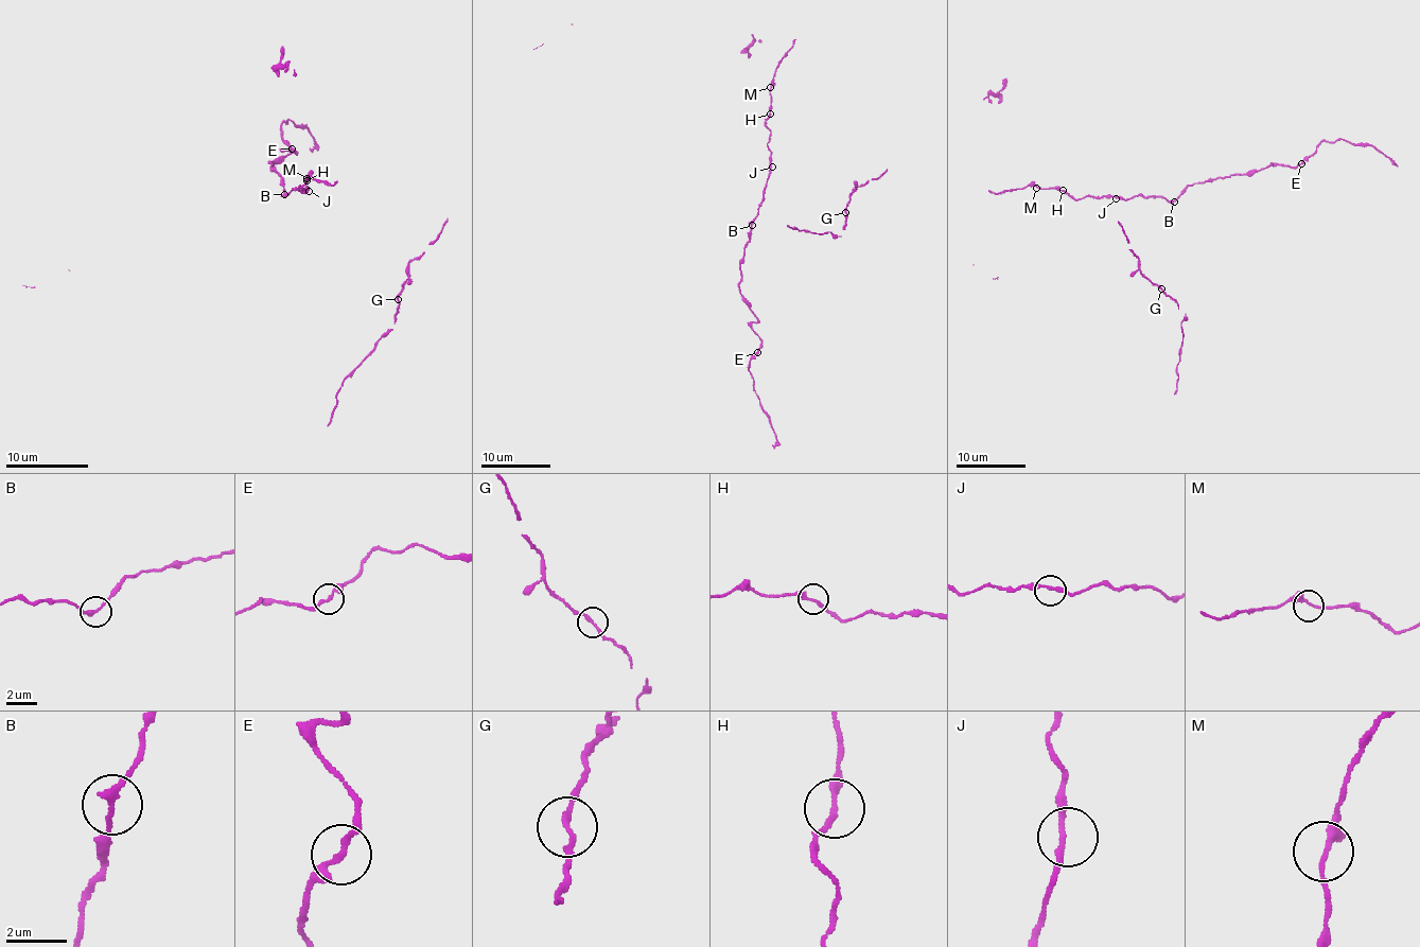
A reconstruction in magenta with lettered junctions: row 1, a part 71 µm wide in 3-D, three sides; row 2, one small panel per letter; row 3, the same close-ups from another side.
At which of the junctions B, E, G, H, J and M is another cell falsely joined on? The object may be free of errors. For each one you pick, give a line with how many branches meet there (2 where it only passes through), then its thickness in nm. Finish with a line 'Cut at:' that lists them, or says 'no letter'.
E: 2 branches meet; 190 nm thick
Cut at: E

